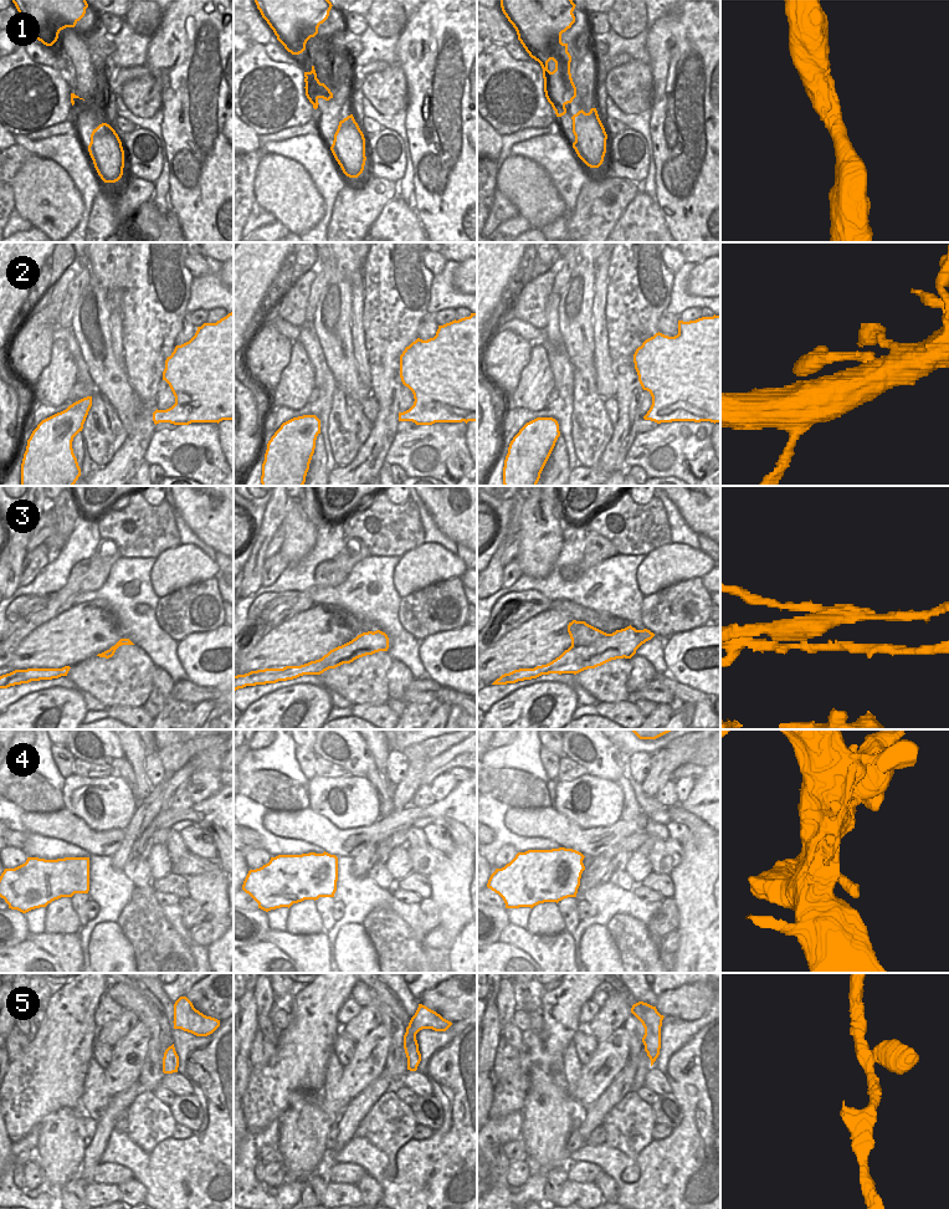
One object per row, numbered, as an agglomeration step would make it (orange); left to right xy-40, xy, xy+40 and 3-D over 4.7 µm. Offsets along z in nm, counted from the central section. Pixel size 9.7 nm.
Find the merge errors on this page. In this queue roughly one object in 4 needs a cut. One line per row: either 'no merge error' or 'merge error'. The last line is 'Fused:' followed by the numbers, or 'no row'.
1: no merge error
2: no merge error
3: merge error
4: no merge error
5: no merge error
Fused: 3

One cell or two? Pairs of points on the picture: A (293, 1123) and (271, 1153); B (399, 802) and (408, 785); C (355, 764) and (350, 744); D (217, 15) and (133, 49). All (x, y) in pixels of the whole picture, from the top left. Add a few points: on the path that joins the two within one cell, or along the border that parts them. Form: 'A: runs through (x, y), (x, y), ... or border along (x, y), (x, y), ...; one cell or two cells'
A: border along (277, 1146), (283, 1161); two cells
B: runs through (401, 798), (405, 789); one cell
C: runs through (355, 759), (350, 749); one cell
D: border along (150, 36), (144, 63); two cells

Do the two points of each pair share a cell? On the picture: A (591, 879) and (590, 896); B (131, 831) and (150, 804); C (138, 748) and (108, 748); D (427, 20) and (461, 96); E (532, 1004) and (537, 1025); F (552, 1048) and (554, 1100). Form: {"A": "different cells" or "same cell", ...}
{"A": "different cells", "B": "same cell", "C": "different cells", "D": "same cell", "E": "same cell", "F": "different cells"}

